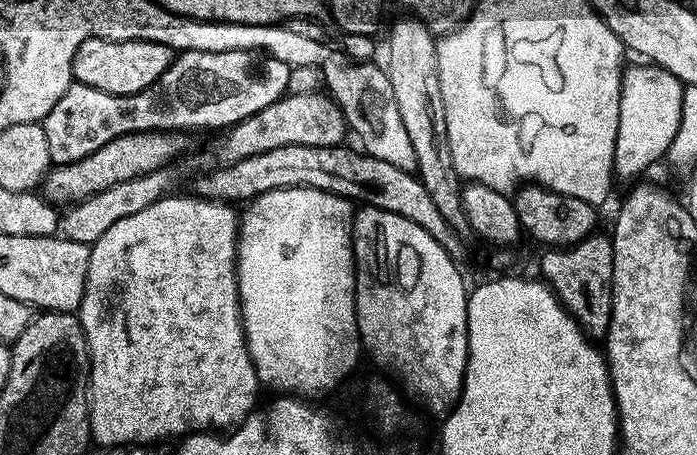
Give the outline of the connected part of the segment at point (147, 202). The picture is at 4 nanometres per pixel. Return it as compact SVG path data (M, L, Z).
M176 166L159 168L145 176L130 178L128 182L118 182L118 186L110 186L98 194L88 196L84 200L75 201L71 206L63 209L60 217L60 232L64 239L93 245L114 222L126 218L130 214L138 214L138 210L146 210L154 202L163 200L165 196L173 191L172 188L180 180L180 172Z

